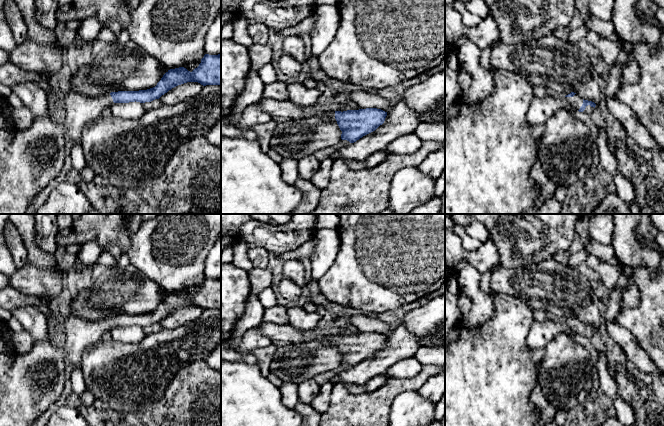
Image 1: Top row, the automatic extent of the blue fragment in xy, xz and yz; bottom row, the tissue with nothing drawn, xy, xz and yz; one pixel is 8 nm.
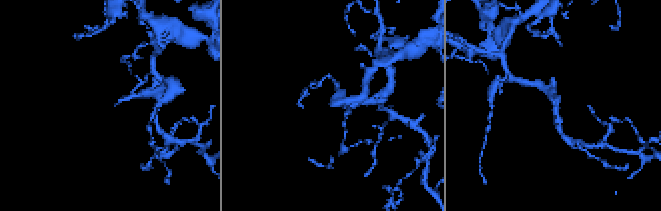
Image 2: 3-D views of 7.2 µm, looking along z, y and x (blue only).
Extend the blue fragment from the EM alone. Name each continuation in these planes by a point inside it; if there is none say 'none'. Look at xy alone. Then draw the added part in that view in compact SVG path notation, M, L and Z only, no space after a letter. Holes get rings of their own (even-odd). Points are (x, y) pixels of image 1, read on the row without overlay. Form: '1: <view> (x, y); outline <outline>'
1: xy (79, 333); outline M6 286L0 289L0 307L7 310L16 310L26 306L33 306L40 310L47 318L52 320L59 331L65 336L63 345L67 363L81 366L84 349L97 343L105 332L111 331L114 326L110 318L96 321L86 321L79 317L54 316L49 305L43 305L38 297L27 297L19 290Z

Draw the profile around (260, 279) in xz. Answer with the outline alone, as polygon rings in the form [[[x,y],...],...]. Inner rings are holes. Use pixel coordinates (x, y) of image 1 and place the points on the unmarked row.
[[[253,268],[248,272],[251,289],[257,296],[274,284],[273,275],[268,268]]]

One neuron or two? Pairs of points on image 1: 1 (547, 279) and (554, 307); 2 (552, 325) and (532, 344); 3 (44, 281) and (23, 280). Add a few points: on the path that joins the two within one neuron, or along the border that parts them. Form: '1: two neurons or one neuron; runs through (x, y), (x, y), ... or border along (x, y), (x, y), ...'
1: one neuron; runs through (550, 286), (554, 290), (554, 300)
2: one neuron; runs through (547, 330), (537, 339)
3: one neuron; runs through (39, 281), (28, 280)

